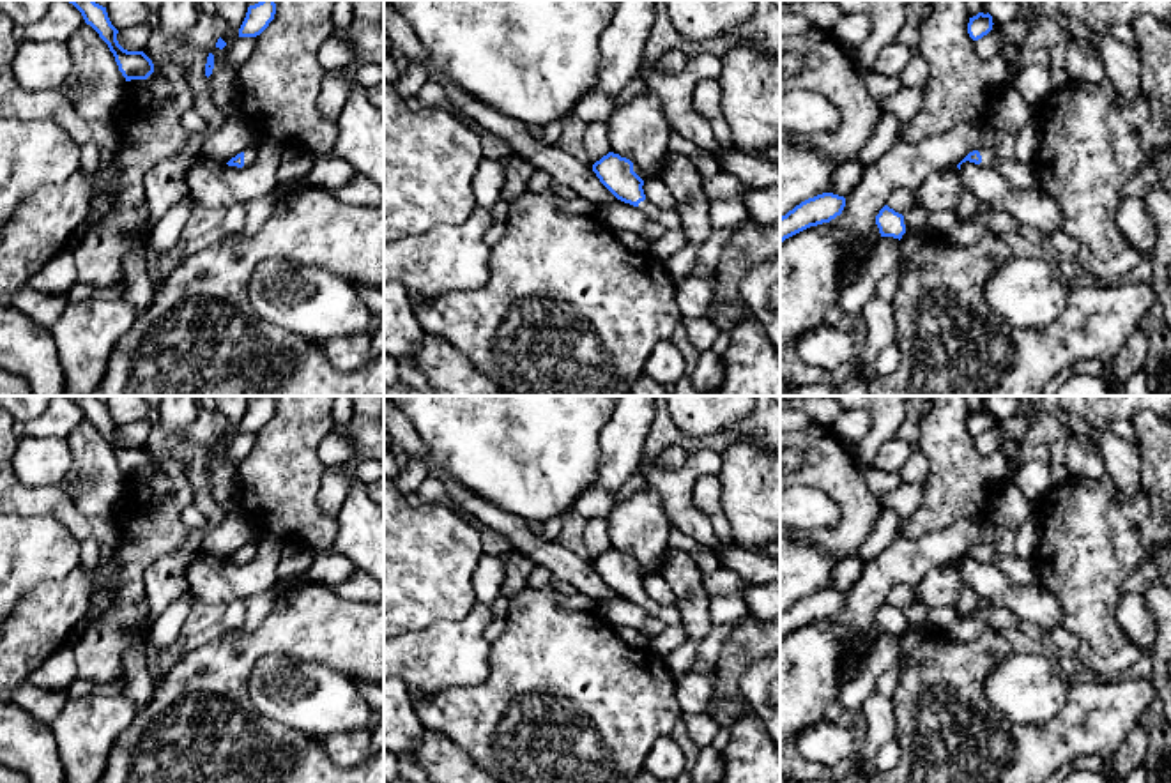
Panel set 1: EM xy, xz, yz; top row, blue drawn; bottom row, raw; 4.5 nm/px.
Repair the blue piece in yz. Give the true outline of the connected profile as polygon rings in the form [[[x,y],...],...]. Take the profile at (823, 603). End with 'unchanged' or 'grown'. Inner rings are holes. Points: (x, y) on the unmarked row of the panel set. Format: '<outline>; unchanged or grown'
[[[823,589],[801,597],[780,613],[780,640],[810,622],[830,619],[842,610],[844,603],[846,594],[833,589]]]; unchanged

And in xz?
[[[608,548],[593,560],[600,578],[621,597],[637,603],[647,615],[667,626],[683,622],[679,608],[656,604],[644,590],[644,576],[633,567],[633,559],[619,550]]]; grown

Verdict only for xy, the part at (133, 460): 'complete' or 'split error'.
complete

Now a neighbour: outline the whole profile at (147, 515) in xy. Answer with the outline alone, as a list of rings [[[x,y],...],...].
[[[154,460],[147,475],[126,477],[126,488],[110,513],[122,537],[115,550],[119,590],[110,610],[87,627],[74,647],[80,679],[97,686],[122,682],[131,635],[150,613],[145,571],[182,546],[189,530],[180,514],[193,500],[184,460]]]

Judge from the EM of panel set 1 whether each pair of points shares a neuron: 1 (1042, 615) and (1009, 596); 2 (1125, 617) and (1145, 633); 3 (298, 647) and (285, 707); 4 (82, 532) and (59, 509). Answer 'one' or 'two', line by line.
1: one
2: one
3: two
4: one

